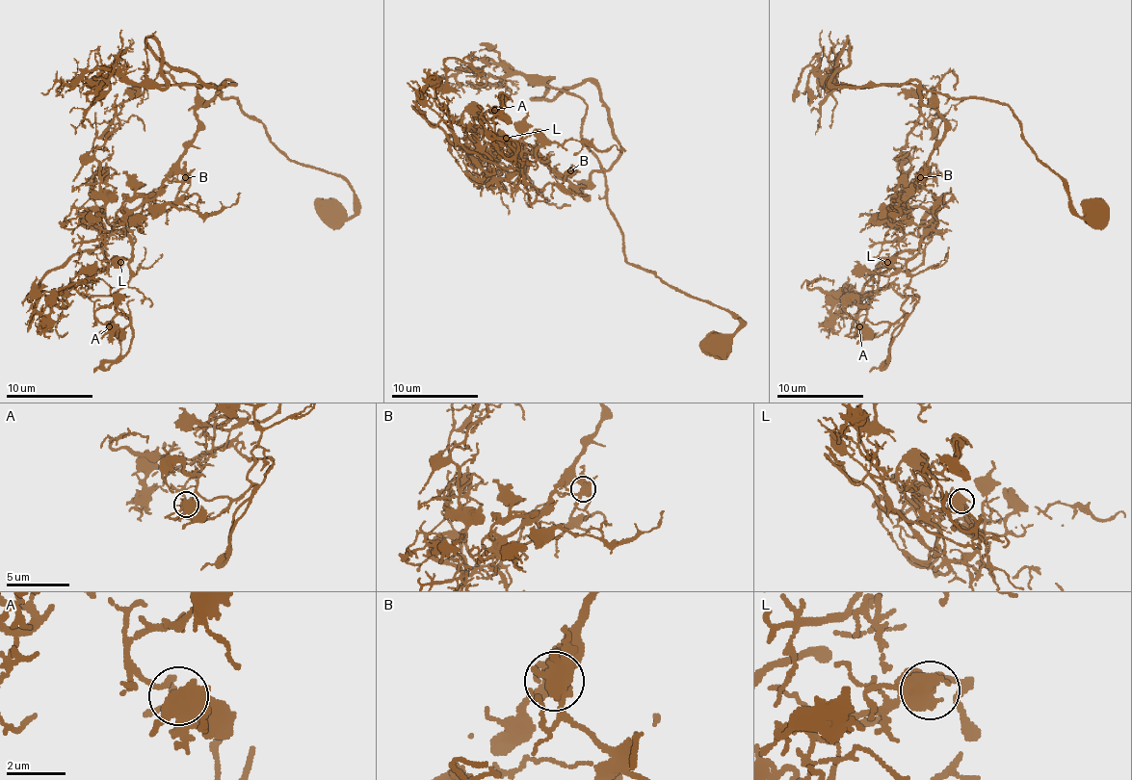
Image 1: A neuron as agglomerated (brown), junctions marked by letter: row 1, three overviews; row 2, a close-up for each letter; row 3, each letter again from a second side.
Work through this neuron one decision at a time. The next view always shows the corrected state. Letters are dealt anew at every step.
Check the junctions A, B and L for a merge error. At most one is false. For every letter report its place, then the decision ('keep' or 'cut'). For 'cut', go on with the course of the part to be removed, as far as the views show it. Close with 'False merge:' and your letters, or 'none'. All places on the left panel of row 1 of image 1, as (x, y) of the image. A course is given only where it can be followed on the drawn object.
A: at (109, 326); keep
B: at (185, 177); cut; foreign part runs (185, 177), (179, 160), (197, 112), (220, 90), (292, 160), (339, 174), (355, 210), (313, 201)
L: at (120, 262); keep
False merge: B

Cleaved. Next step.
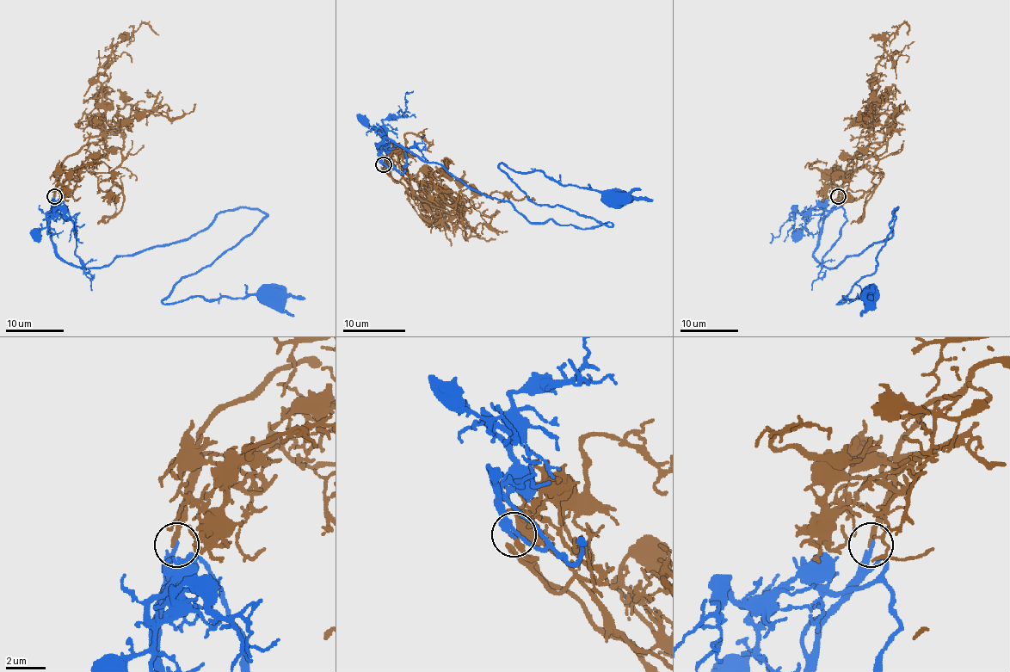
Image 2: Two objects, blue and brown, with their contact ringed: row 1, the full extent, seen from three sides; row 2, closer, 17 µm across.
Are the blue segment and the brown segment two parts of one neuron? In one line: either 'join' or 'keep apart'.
join

